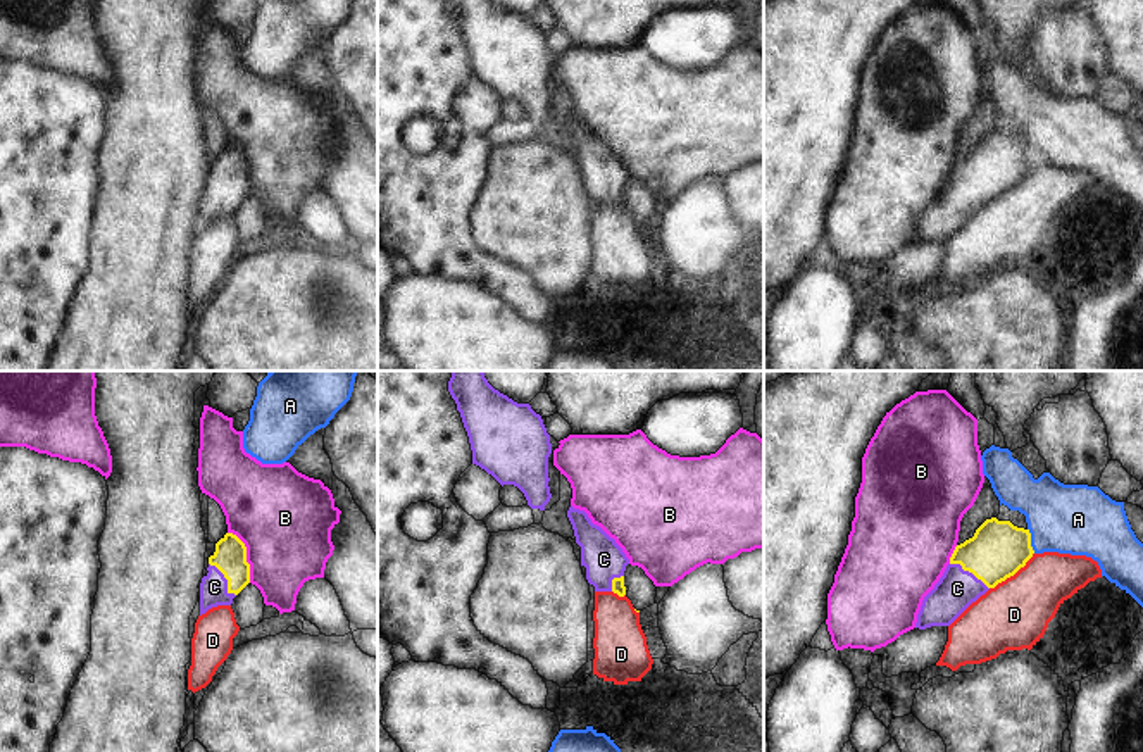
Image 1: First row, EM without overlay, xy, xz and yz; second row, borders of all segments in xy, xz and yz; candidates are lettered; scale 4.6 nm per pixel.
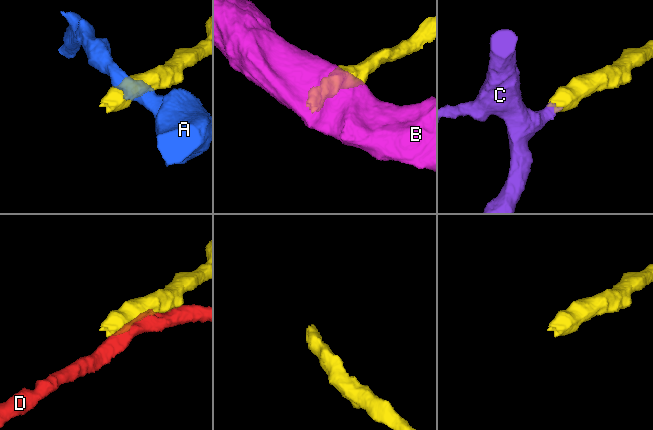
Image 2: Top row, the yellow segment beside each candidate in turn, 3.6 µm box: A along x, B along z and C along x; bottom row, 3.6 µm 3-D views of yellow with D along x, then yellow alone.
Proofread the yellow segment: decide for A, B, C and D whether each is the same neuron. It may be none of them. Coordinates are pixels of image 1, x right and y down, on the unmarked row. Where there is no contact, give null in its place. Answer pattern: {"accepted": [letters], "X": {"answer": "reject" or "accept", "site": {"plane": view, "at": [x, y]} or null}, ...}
{"accepted": ["C"], "A": {"answer": "reject", "site": {"plane": "yz", "at": [1030, 154]}}, "B": {"answer": "reject", "site": {"plane": "xy", "at": [245, 169]}}, "C": {"answer": "accept", "site": {"plane": "xy", "at": [226, 192]}}, "D": {"answer": "reject", "site": {"plane": "yz", "at": [1012, 188]}}}

